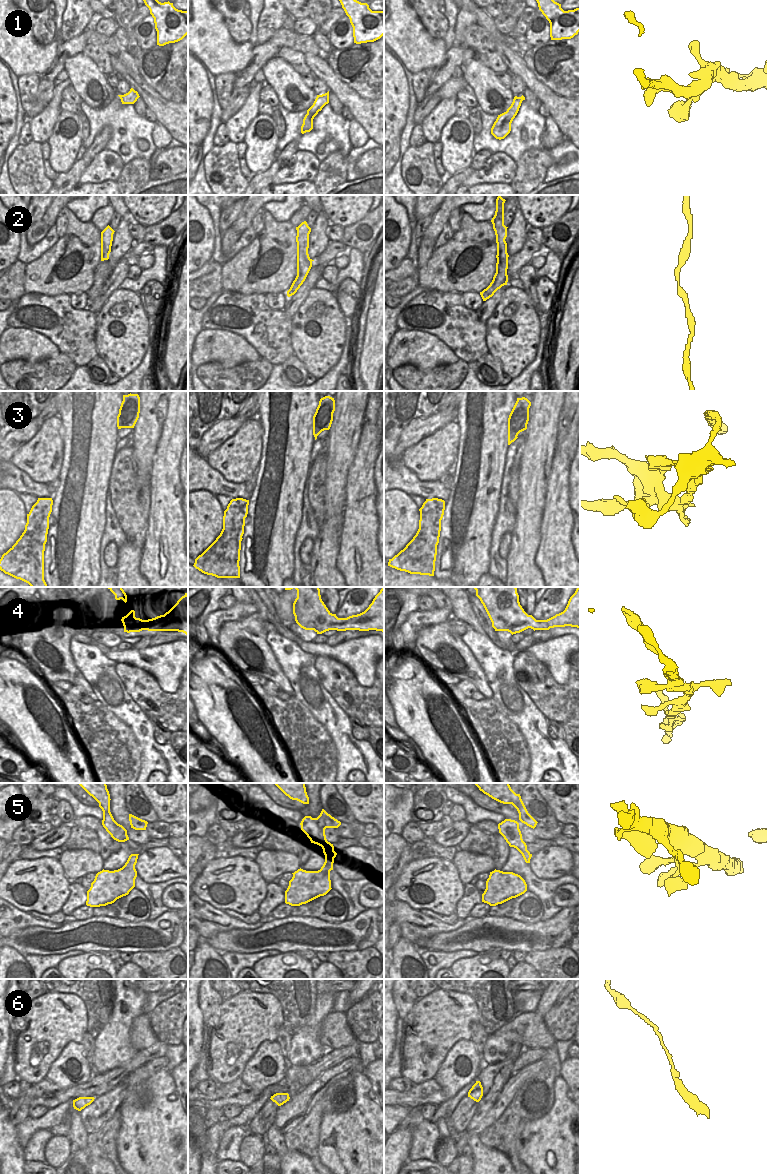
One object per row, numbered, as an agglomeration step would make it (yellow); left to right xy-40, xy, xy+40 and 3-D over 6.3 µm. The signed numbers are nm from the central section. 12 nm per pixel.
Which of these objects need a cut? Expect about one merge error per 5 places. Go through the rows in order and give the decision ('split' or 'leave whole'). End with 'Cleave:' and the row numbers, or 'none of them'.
1: leave whole
2: leave whole
3: split
4: leave whole
5: leave whole
6: leave whole
Cleave: 3

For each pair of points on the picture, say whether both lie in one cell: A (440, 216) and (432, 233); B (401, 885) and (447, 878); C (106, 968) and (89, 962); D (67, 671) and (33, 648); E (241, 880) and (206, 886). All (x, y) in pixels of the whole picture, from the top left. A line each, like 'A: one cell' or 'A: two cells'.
A: one cell
B: one cell
C: one cell
D: one cell
E: one cell

